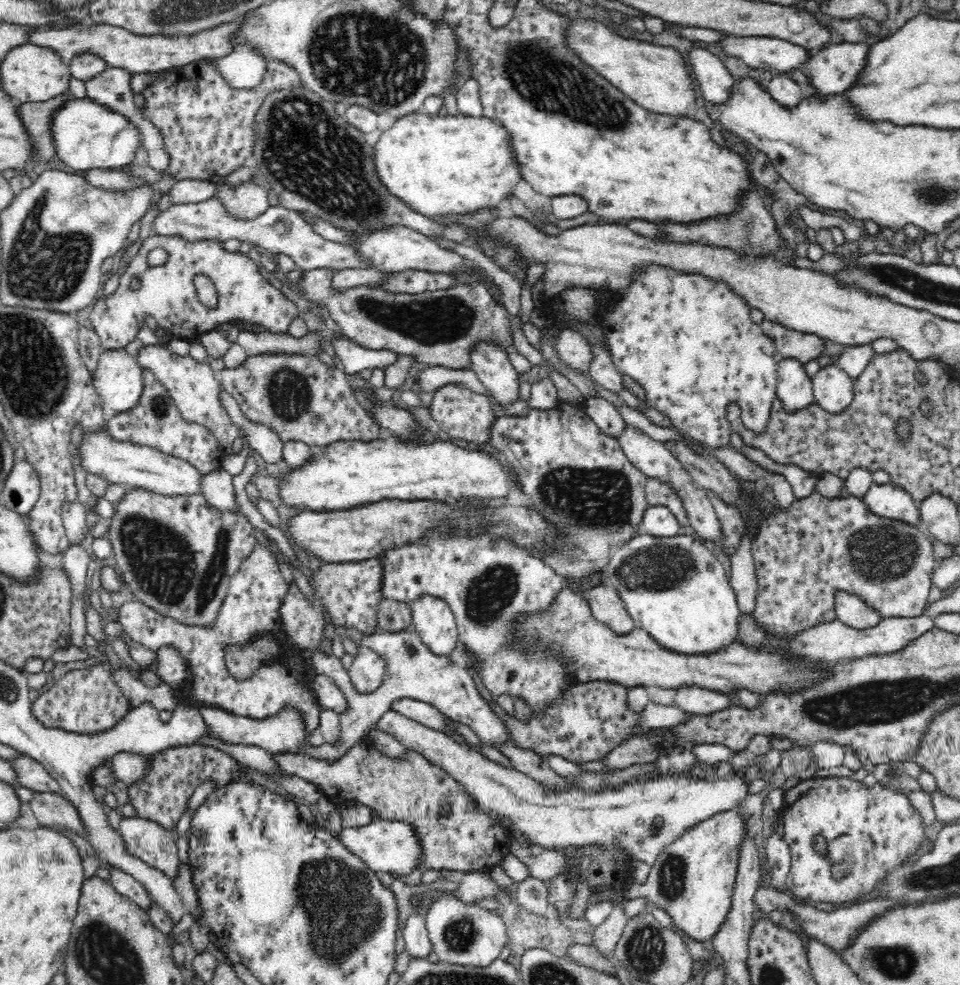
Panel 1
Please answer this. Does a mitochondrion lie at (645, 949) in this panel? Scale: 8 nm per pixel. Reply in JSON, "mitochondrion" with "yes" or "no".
{"mitochondrion":"yes"}

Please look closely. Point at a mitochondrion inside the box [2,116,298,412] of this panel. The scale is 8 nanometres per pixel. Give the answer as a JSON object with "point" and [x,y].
{"point":[44,265]}

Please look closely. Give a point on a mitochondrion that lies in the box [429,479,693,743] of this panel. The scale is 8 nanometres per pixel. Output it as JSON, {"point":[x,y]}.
{"point":[488,596]}

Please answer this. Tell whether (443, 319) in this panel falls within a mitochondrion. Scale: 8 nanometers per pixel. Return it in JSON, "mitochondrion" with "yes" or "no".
{"mitochondrion":"yes"}

